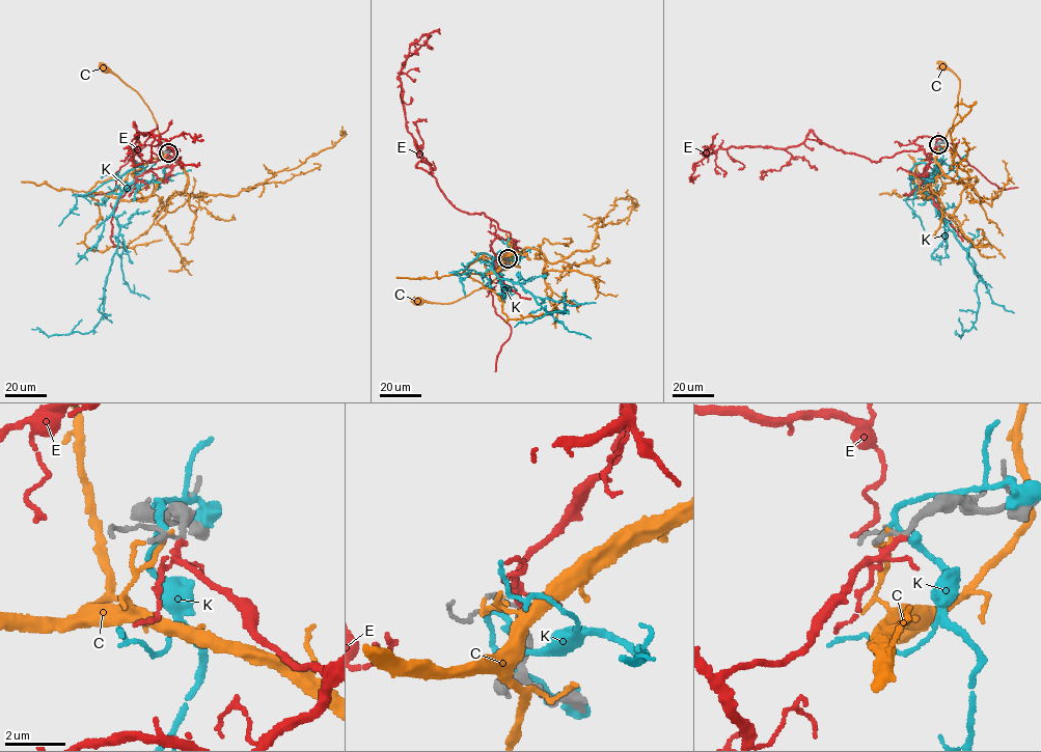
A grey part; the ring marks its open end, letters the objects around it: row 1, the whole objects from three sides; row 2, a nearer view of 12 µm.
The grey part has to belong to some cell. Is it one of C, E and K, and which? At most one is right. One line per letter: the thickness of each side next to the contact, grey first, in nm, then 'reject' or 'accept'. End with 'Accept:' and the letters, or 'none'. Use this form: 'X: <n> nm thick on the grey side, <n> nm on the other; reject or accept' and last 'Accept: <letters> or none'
C: 150 nm thick on the grey side, 120 nm on the other; reject
E: 140 nm thick on the grey side, 150 nm on the other; accept
K: 150 nm thick on the grey side, 180 nm on the other; reject
Accept: E

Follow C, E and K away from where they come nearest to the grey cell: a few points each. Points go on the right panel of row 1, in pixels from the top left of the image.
C: (937, 144), (936, 149), (940, 149), (947, 143), (946, 134), (956, 114), (959, 88), (958, 79), (941, 65)
E: (938, 144), (872, 162), (812, 131), (786, 148), (713, 150), (691, 179), (699, 174)
K: (937, 144), (942, 157), (926, 178), (926, 192), (979, 279), (976, 318), (960, 337), (956, 332)

